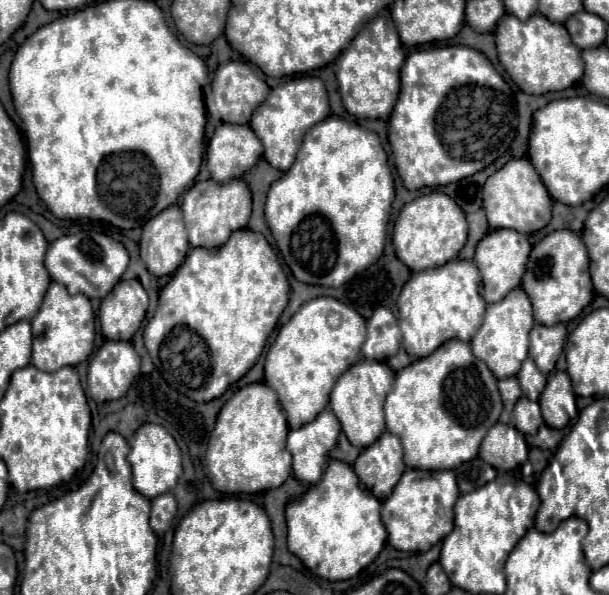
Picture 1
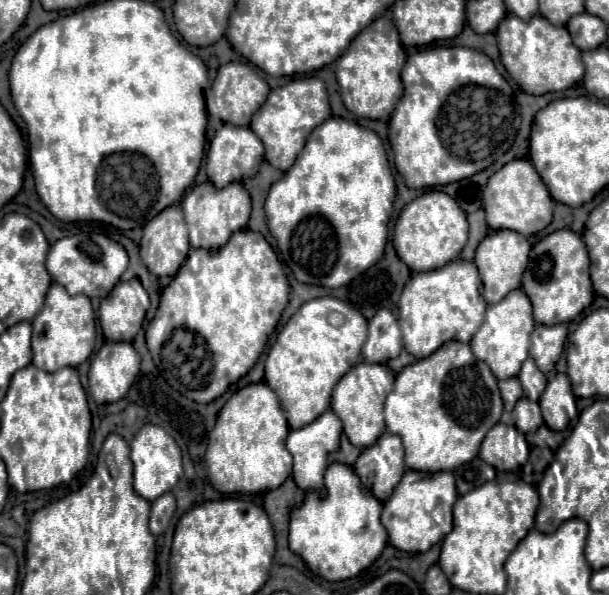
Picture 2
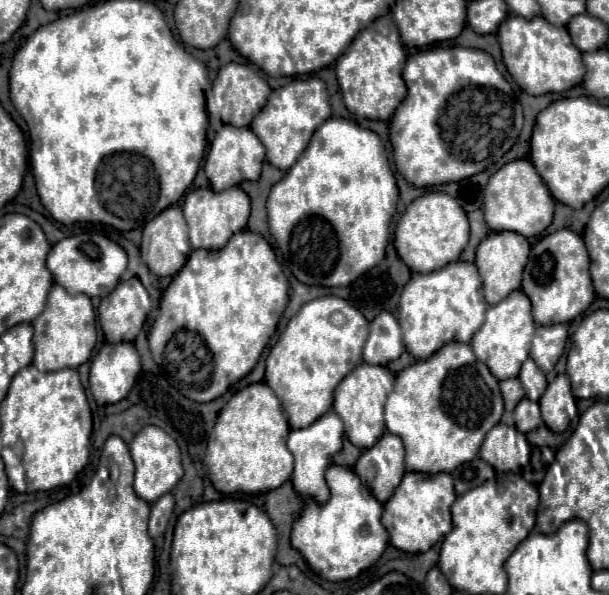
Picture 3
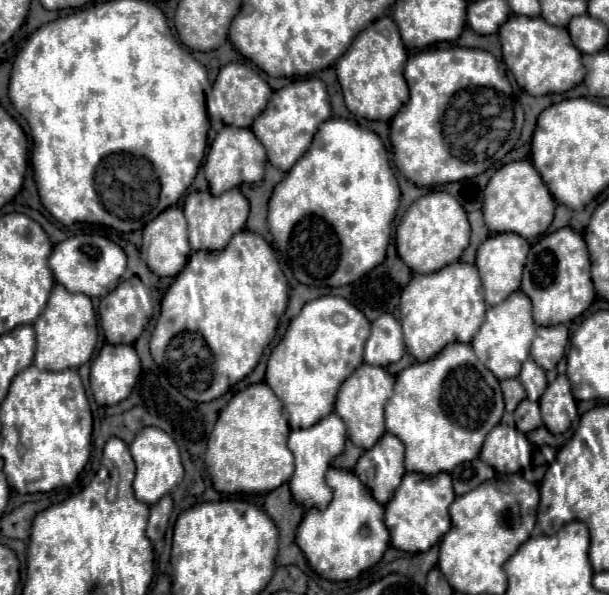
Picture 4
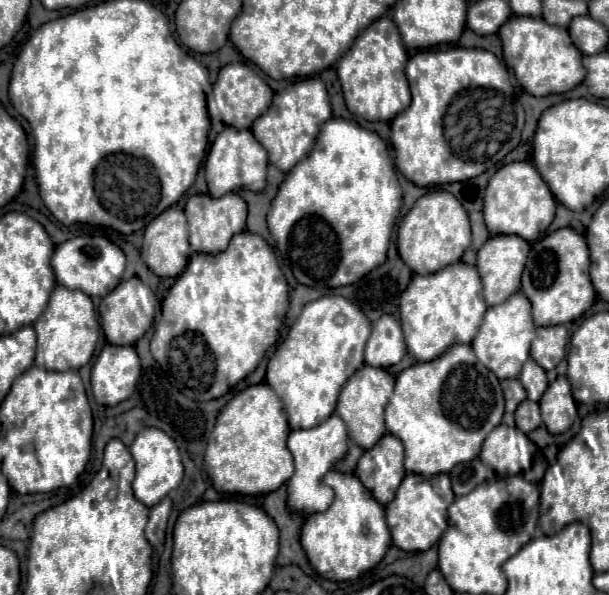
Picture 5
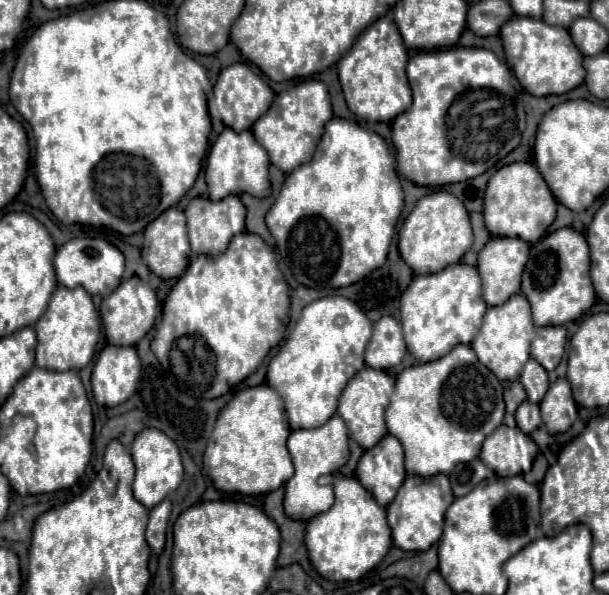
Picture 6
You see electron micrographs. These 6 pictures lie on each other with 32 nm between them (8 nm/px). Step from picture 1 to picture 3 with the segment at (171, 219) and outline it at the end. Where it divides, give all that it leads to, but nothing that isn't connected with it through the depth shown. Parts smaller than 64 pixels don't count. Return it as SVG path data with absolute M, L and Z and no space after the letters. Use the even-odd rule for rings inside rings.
M170 206L144 226L142 260L156 276L174 276L190 254L188 226L180 206Z

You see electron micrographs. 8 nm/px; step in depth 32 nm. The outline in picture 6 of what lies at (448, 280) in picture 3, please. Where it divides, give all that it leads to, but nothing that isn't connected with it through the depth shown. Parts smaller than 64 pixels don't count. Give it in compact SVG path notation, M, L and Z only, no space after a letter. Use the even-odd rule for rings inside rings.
M452 264L436 274L414 276L400 298L400 322L408 352L418 362L432 362L448 354L456 344L470 344L480 330L486 308L474 266Z

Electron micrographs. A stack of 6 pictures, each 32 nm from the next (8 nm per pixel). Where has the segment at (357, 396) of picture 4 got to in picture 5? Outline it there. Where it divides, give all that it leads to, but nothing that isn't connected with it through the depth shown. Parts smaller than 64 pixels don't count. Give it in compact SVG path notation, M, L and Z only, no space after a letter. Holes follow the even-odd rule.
M364 366L360 368L342 388L340 398L338 398L338 406L336 406L336 414L344 420L346 428L348 428L348 436L364 450L372 448L380 436L386 434L384 428L384 408L390 400L394 392L394 376L388 374L382 368L372 368L372 366Z

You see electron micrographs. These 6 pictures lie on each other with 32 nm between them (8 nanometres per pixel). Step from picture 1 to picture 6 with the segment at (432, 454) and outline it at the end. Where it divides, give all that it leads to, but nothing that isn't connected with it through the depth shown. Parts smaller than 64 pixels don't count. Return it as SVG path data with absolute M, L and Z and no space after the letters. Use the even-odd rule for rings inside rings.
M454 346L446 356L404 368L386 408L388 434L404 444L406 472L416 476L448 474L460 462L478 458L482 442L504 420L502 384L476 360L472 346Z

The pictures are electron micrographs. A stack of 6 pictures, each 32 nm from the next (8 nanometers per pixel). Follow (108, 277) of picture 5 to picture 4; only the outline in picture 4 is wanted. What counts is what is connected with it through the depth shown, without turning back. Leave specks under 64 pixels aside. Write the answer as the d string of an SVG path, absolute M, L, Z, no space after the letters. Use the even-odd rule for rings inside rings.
M82 234L54 246L54 252L50 256L50 268L54 272L56 282L68 288L70 292L84 292L86 296L102 298L108 292L112 292L112 288L116 288L120 276L124 274L126 254L118 244L104 236Z

